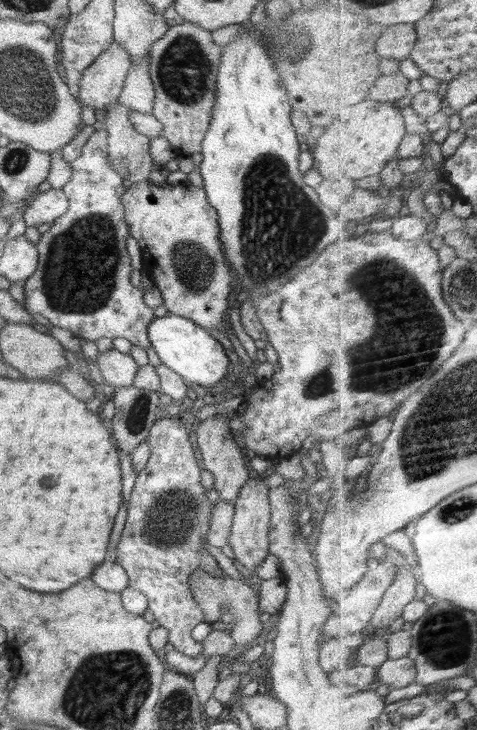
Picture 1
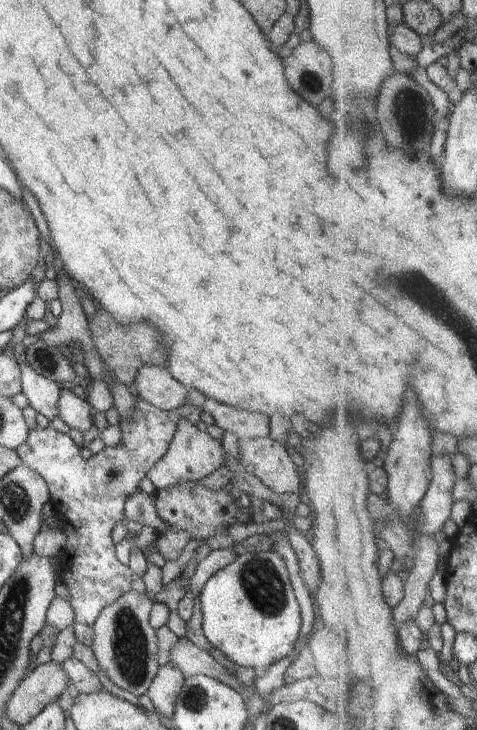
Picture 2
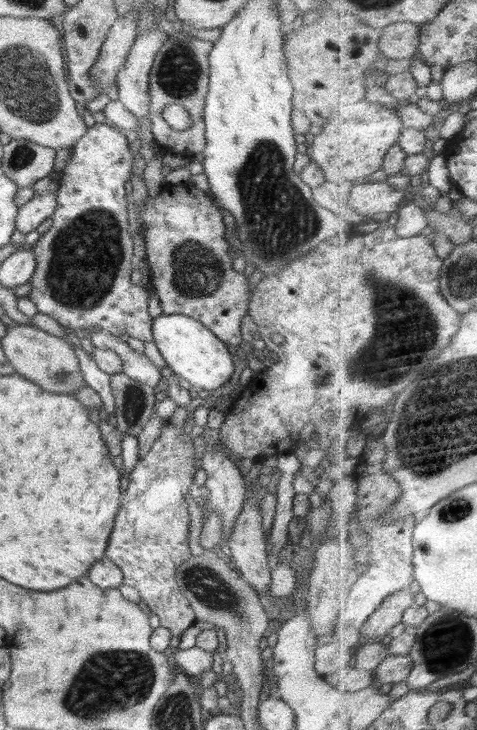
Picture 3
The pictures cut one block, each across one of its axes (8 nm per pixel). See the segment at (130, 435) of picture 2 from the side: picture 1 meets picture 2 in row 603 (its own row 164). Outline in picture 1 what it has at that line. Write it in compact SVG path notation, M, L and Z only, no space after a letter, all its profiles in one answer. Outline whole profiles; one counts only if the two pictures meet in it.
M96 129L91 136L88 136L86 143L82 146L80 156L70 163L70 172L72 172L70 181L61 188L66 196L68 209L66 209L66 213L62 214L62 216L53 220L54 223L52 226L41 234L39 241L35 244L39 254L38 266L34 274L22 282L25 295L24 308L26 308L30 314L42 314L52 325L70 330L70 332L79 339L86 338L86 340L96 342L102 337L112 340L114 338L126 338L126 340L129 340L133 345L140 346L146 350L151 345L150 339L148 339L148 326L155 316L152 308L150 308L143 299L142 288L138 288L130 282L130 274L133 268L132 265L130 265L130 255L128 255L128 251L126 250L126 238L129 236L129 228L126 219L124 219L124 205L122 205L122 196L125 192L125 187L122 185L124 179L122 179L122 175L118 174L118 171L112 167L112 161L110 161L110 157L108 157L107 147L108 131L106 129Z

